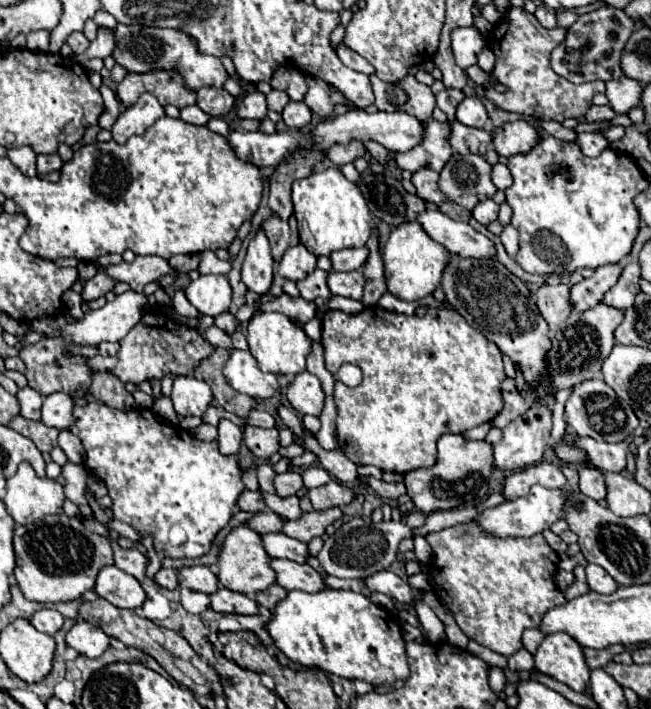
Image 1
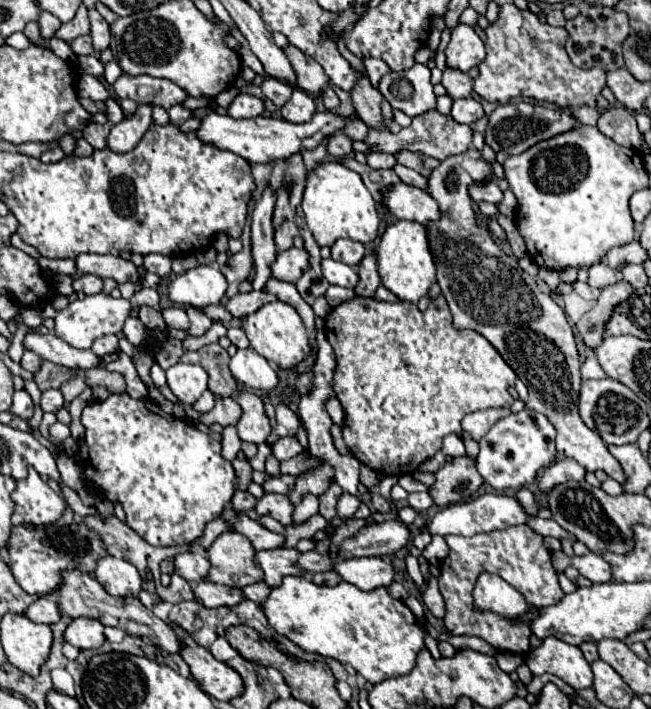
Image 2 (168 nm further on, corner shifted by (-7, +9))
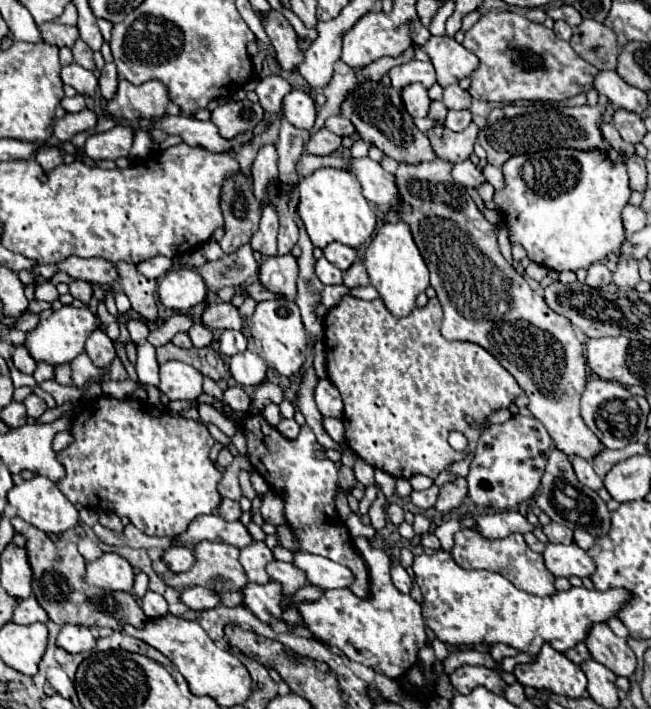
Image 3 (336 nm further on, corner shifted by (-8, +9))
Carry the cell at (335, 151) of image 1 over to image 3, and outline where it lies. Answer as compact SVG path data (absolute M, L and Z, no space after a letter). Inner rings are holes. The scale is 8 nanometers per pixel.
M318 129L314 135L308 137L304 149L310 155L330 155L340 147L340 143L342 139L338 135L330 133L328 129Z

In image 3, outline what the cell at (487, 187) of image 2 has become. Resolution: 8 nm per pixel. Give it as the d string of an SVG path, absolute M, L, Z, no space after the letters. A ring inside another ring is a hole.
M470 159L460 161L460 163L454 163L450 173L452 173L454 181L456 181L456 183L462 183L464 187L478 187L478 185L484 181L482 171L478 171L476 165L472 165Z

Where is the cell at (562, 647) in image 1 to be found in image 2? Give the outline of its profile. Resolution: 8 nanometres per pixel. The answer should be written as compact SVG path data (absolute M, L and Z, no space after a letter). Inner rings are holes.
M553 635L547 637L541 647L531 649L531 653L525 657L525 663L529 665L533 675L553 673L575 689L593 685L593 671L585 661L581 649Z

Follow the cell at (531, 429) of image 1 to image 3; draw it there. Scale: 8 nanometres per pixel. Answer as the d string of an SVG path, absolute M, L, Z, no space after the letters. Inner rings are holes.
M514 415L502 425L490 425L478 439L470 473L466 477L470 501L478 507L510 509L530 499L540 485L540 475L544 473L552 445L548 431L544 431L544 425L536 417Z

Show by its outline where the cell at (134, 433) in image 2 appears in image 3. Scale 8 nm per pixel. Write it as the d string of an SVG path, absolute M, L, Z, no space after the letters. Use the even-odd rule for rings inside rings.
M100 395L96 397L88 407L80 409L74 419L72 419L72 427L70 427L70 435L74 437L72 445L68 445L64 451L58 453L58 461L64 465L66 469L66 477L60 479L56 483L56 487L72 501L72 503L82 503L84 507L90 507L90 509L102 509L102 511L116 511L118 517L128 517L132 521L132 525L136 529L140 529L142 533L146 535L154 535L154 537L174 537L174 535L180 535L186 531L186 527L190 525L192 519L196 519L198 515L204 515L204 513L214 513L216 507L220 505L220 493L218 493L218 481L222 479L222 473L216 469L216 465L210 461L208 453L210 453L210 447L216 443L212 439L212 435L208 433L208 427L200 421L194 421L194 419L174 419L172 415L168 413L162 413L160 409L156 407L150 407L138 399L114 399L114 397L106 397L106 395Z

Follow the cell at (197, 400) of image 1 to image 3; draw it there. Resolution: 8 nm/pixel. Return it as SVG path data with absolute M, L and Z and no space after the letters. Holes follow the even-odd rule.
M166 361L160 365L160 393L168 399L194 401L202 393L202 373L192 365L180 361Z

